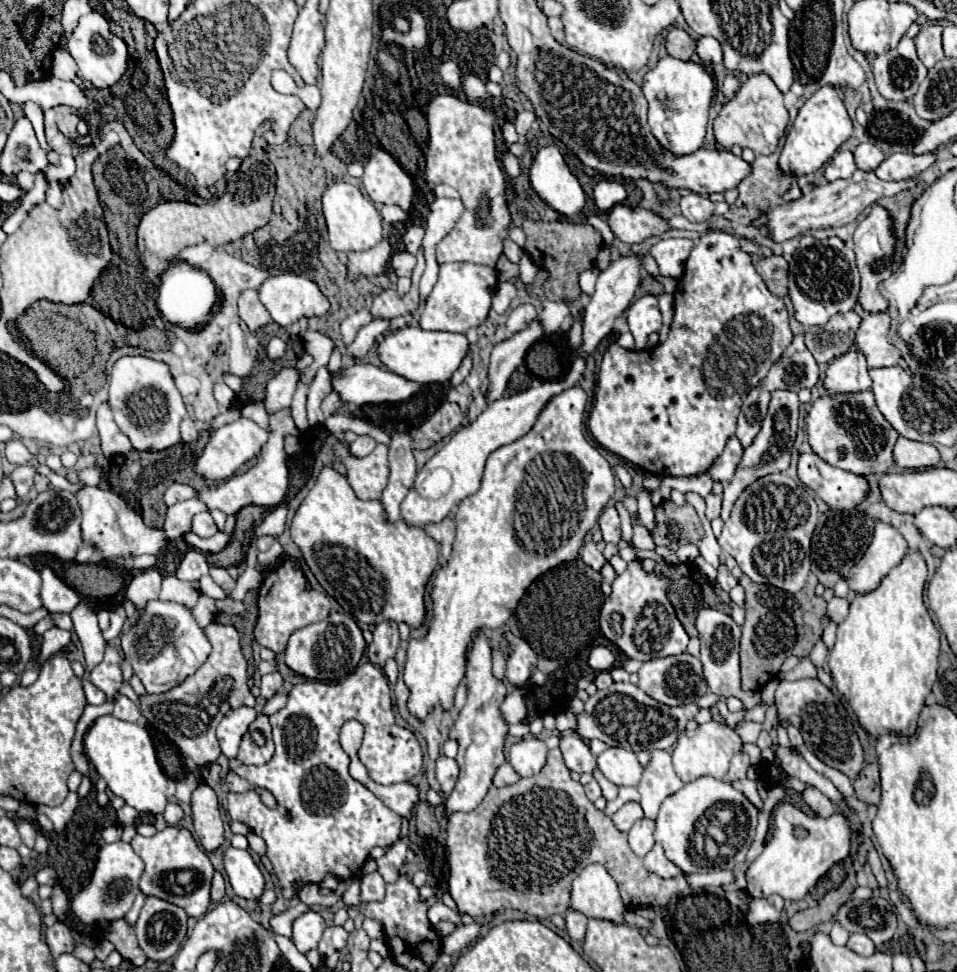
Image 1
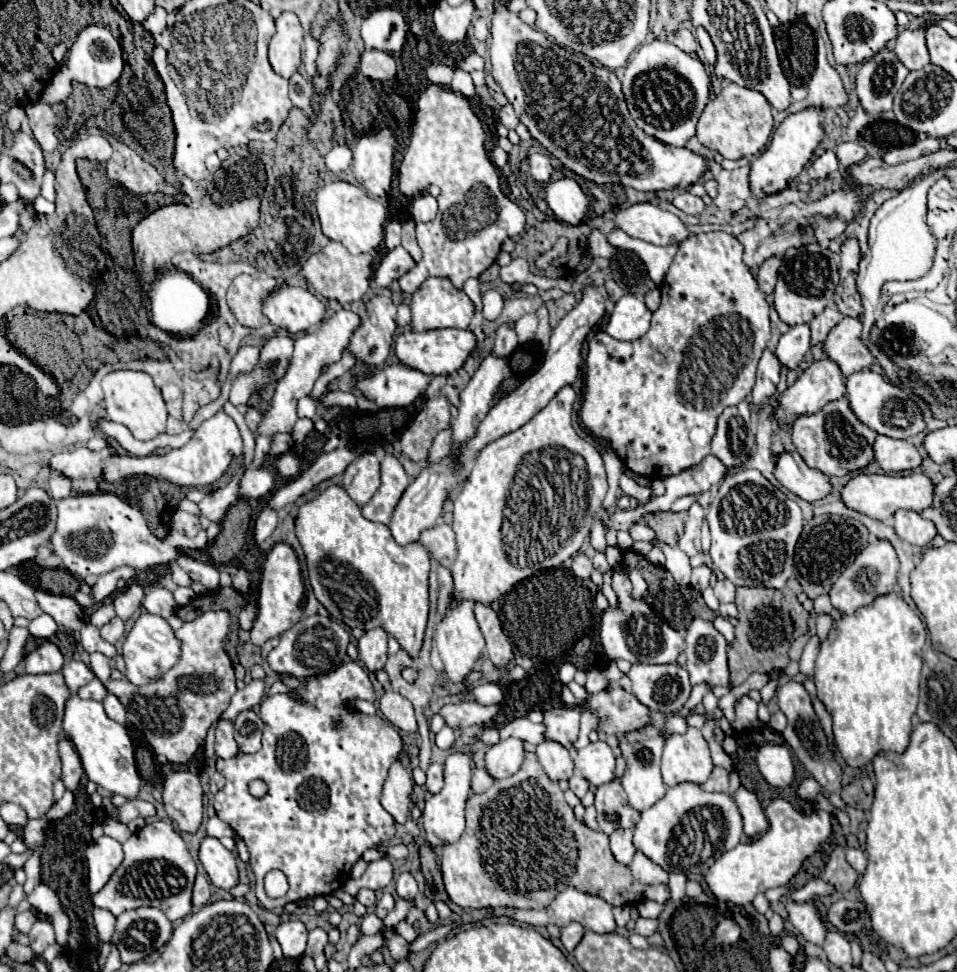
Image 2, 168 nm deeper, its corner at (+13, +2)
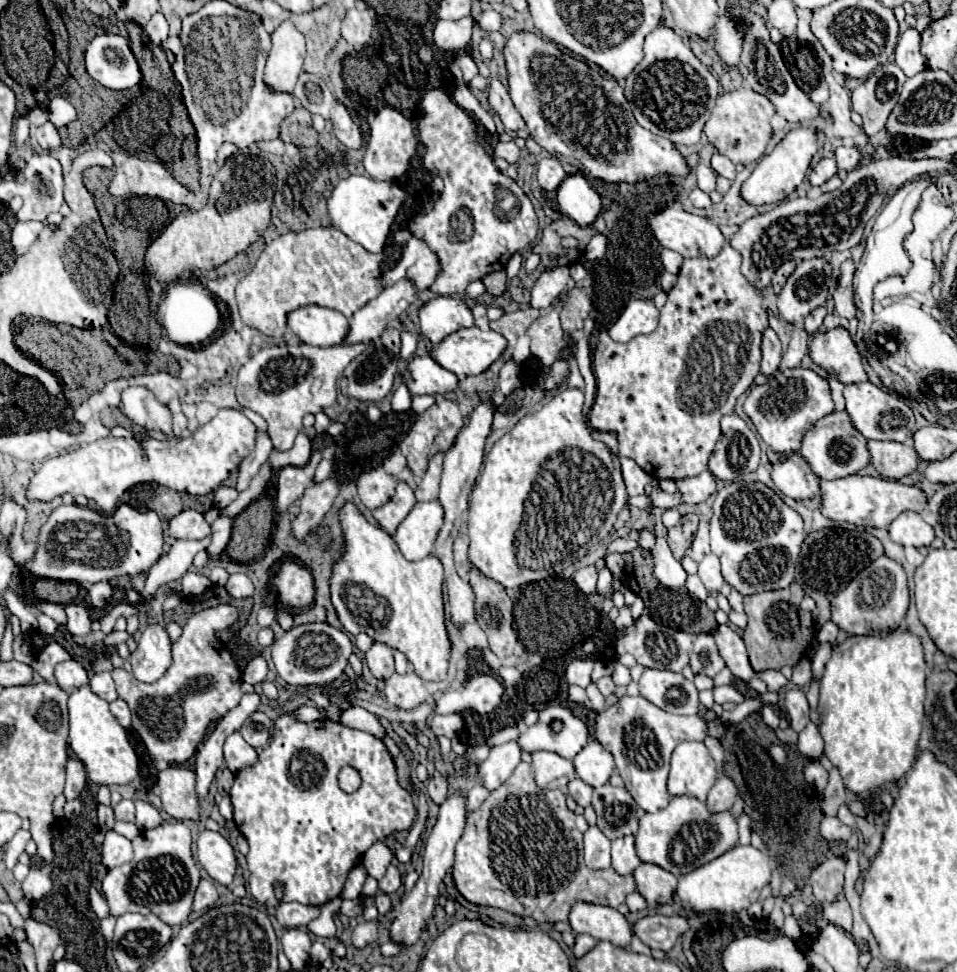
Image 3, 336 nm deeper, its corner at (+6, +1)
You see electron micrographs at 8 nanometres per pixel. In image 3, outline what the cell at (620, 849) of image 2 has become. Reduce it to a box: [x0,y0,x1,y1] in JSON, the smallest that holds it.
[611,835,641,875]

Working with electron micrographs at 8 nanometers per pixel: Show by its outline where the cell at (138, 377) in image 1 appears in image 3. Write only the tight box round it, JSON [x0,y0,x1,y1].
[119,387,173,435]

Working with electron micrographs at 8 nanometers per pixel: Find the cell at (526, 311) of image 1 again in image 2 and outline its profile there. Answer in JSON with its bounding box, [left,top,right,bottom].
[492,324,518,358]

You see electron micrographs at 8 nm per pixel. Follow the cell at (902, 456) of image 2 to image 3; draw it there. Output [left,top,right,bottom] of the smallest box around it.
[867,441,919,479]

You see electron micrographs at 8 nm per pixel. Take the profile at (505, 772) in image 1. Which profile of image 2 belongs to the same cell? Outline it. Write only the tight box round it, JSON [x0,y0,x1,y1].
[472,768,494,792]

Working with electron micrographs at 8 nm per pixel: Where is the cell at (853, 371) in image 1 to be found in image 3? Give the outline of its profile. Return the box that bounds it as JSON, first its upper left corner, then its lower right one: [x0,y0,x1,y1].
[743,367,833,453]

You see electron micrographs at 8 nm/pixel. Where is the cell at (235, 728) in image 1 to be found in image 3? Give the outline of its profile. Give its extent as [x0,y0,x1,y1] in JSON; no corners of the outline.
[225,733,257,773]

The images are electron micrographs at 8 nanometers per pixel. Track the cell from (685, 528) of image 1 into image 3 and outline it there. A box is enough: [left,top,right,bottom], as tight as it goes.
[667,513,699,559]

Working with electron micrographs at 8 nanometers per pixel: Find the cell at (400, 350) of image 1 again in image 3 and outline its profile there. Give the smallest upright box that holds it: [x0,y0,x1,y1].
[433,327,507,377]

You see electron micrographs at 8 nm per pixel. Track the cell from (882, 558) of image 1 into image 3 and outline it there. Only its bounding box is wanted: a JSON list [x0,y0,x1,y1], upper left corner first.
[831,555,909,635]

